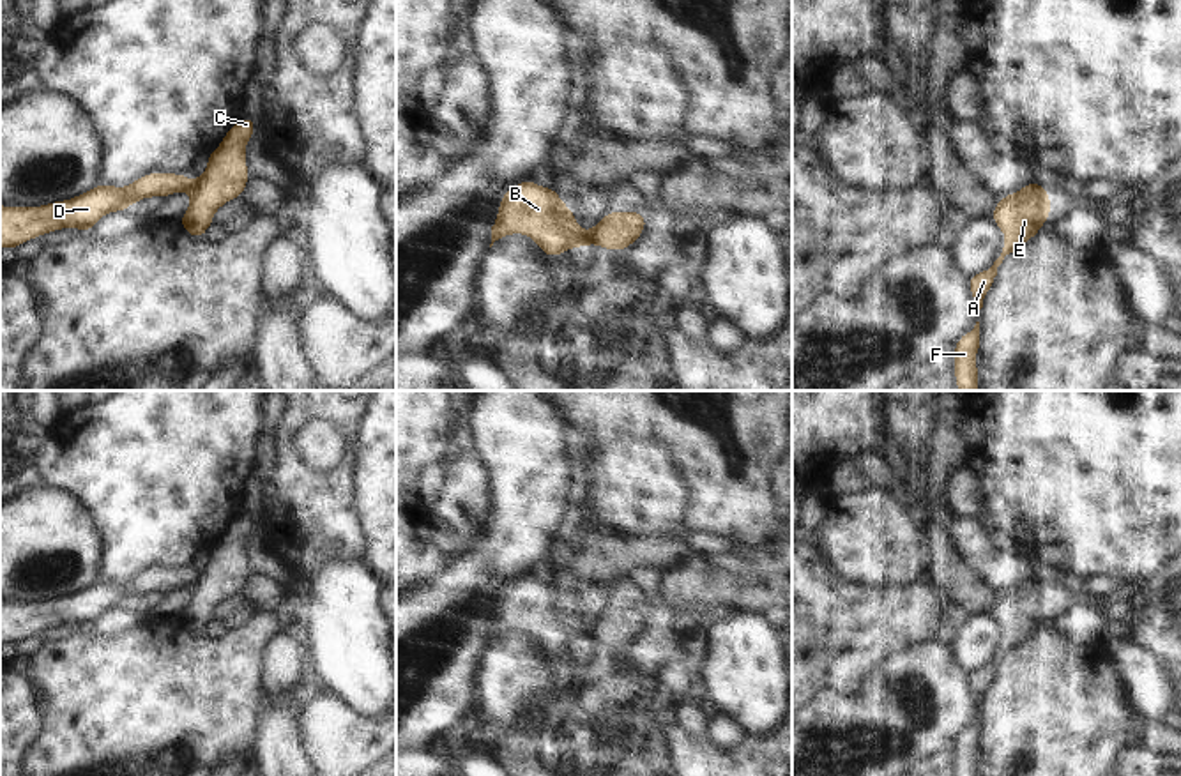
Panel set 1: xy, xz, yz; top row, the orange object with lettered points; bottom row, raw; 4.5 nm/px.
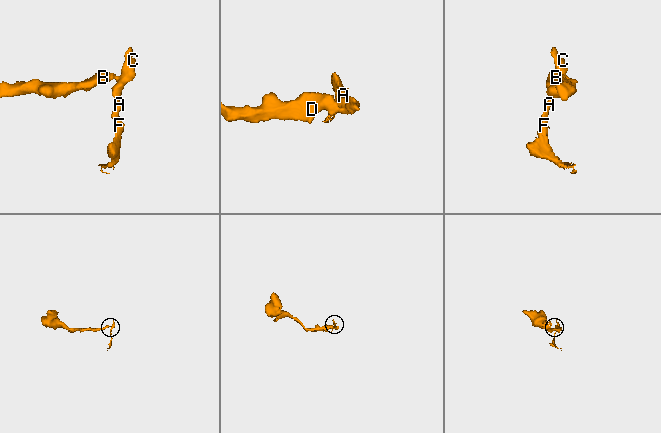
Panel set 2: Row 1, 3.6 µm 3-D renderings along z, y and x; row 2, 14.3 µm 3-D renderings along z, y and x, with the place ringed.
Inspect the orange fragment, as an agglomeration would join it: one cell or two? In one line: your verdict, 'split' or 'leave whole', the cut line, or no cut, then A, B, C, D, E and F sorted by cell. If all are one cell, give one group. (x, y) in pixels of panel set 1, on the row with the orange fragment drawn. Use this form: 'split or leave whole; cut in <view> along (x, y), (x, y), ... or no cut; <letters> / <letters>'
split; cut in xz along (591, 232), (587, 243); A C E F / B D

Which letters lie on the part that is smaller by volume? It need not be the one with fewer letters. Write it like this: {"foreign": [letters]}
{"foreign": ["A", "C", "E", "F"]}

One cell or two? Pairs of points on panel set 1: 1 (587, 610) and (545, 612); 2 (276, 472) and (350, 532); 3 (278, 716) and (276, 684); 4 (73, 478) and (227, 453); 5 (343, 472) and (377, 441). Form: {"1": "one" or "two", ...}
{"1": "one", "2": "one", "3": "two", "4": "one", "5": "two"}

